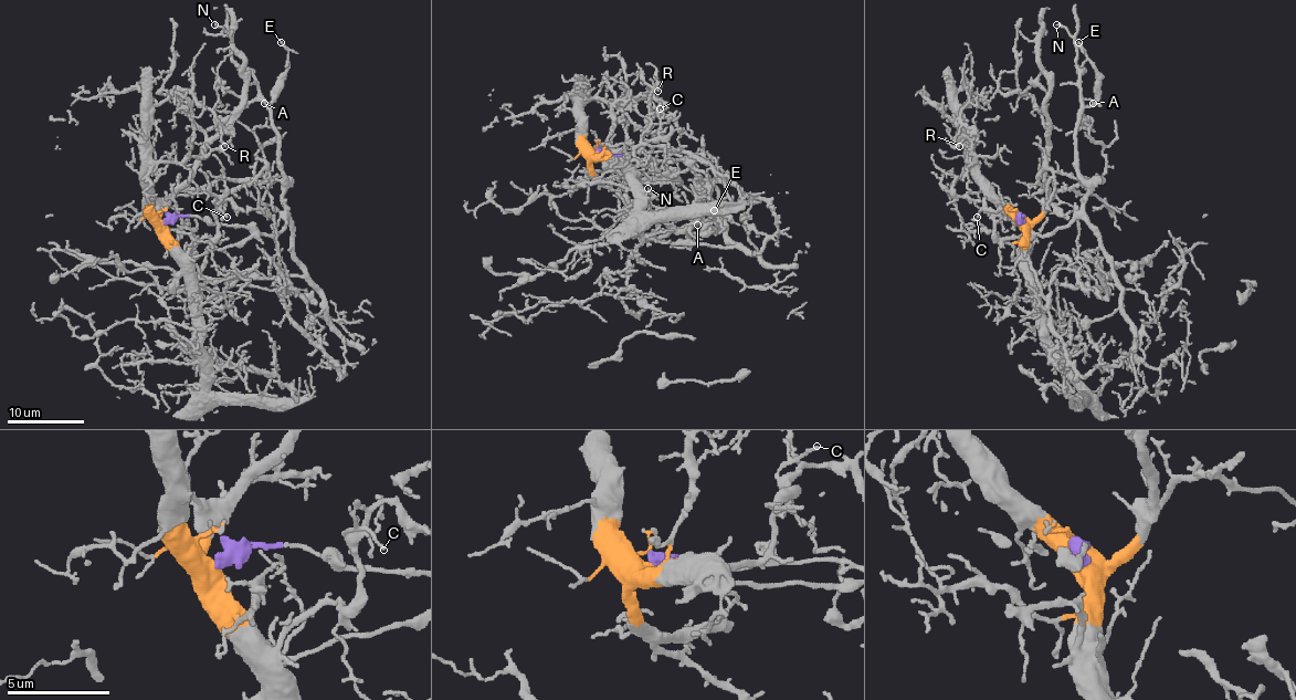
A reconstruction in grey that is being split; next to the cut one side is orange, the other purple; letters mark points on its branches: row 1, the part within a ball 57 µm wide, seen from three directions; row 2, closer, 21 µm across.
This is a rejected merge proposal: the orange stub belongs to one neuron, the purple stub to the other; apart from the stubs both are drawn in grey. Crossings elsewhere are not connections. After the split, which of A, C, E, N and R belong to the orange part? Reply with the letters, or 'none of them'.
C, R

